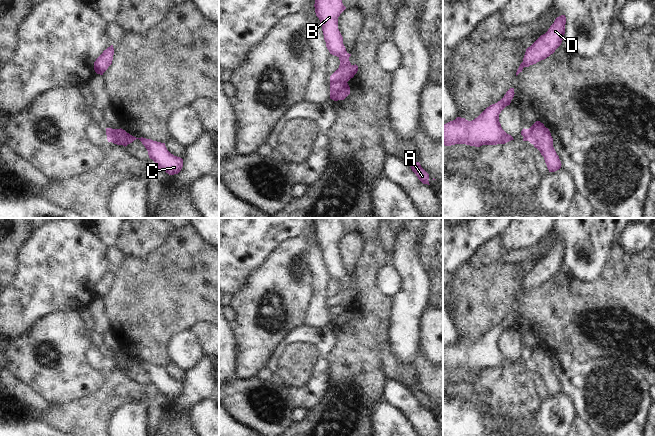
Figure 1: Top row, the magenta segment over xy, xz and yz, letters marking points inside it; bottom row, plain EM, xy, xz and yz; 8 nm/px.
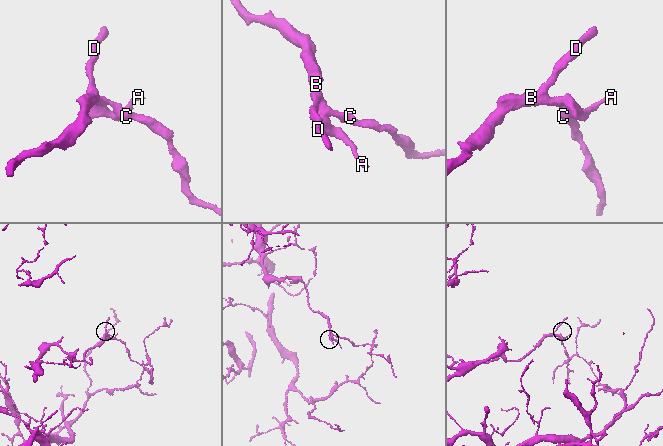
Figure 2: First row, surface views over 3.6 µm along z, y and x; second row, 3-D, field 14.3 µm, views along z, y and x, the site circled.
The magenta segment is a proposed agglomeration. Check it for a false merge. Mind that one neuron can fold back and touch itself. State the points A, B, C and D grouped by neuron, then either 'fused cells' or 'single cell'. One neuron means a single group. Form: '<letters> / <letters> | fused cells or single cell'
A / B C D | fused cells

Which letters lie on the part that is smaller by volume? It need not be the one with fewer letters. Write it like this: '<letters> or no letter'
A

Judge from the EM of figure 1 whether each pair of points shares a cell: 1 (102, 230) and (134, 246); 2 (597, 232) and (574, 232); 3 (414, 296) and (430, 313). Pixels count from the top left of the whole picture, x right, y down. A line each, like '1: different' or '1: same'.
1: different
2: same
3: different

